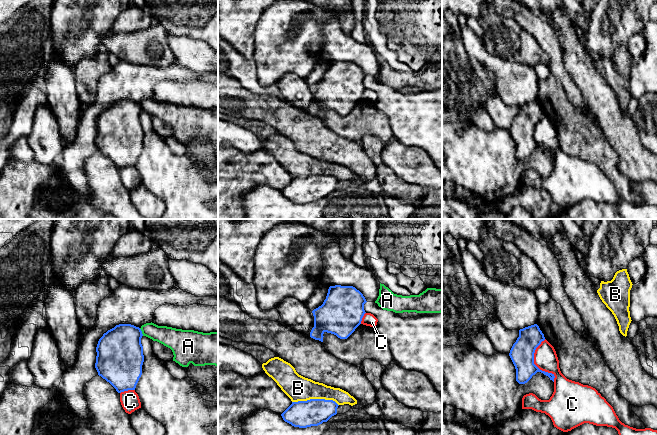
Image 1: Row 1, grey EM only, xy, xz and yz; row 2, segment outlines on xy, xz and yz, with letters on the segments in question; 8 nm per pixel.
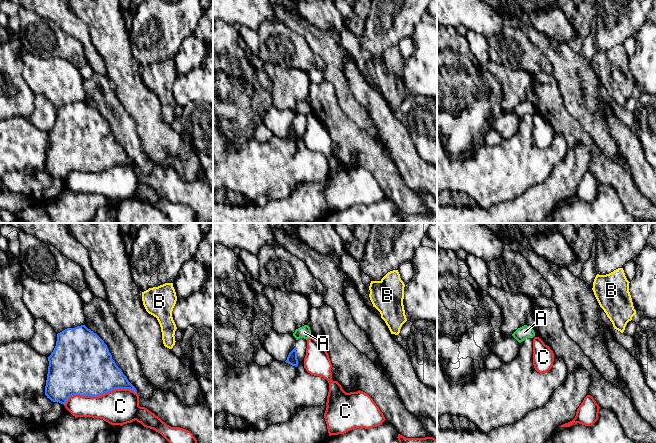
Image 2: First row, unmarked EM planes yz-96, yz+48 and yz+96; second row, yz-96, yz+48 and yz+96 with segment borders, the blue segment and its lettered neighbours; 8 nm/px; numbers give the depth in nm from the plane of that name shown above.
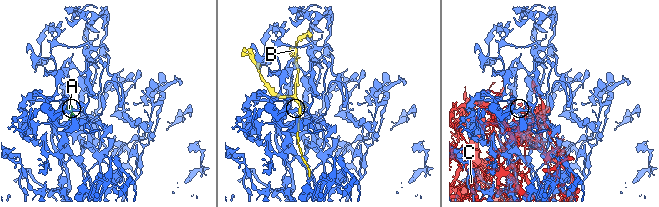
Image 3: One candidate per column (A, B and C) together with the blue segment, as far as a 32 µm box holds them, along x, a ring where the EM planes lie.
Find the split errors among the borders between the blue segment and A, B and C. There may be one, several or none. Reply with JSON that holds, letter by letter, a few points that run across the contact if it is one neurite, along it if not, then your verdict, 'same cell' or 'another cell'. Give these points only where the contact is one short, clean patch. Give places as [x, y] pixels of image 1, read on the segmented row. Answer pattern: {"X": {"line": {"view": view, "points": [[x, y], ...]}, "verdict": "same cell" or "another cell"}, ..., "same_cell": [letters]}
{"A": {"line": {"view": "xy", "points": [[139, 328], [143, 335]]}, "verdict": "another cell"}, "B": {"verdict": "another cell"}, "C": {"verdict": "another cell"}, "same_cell": []}

